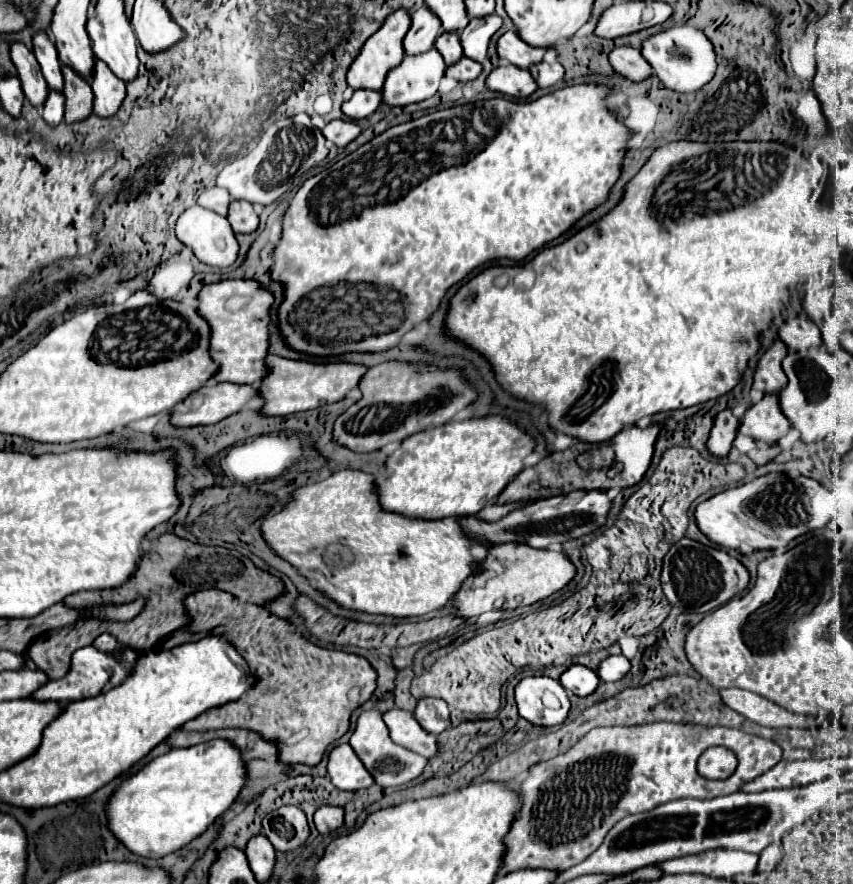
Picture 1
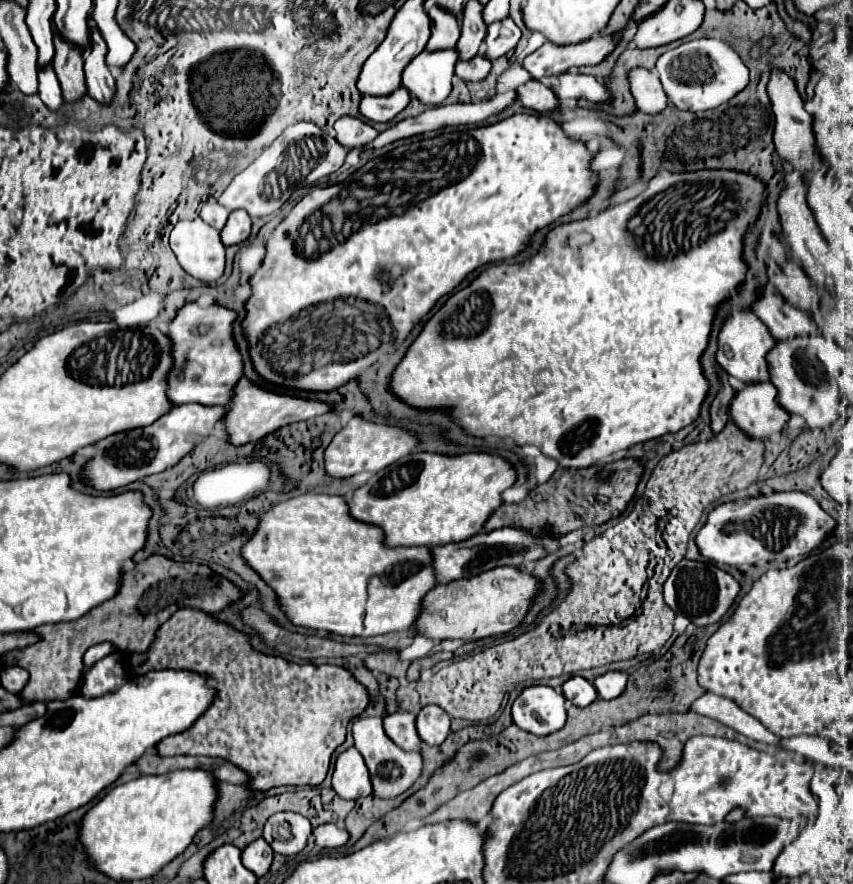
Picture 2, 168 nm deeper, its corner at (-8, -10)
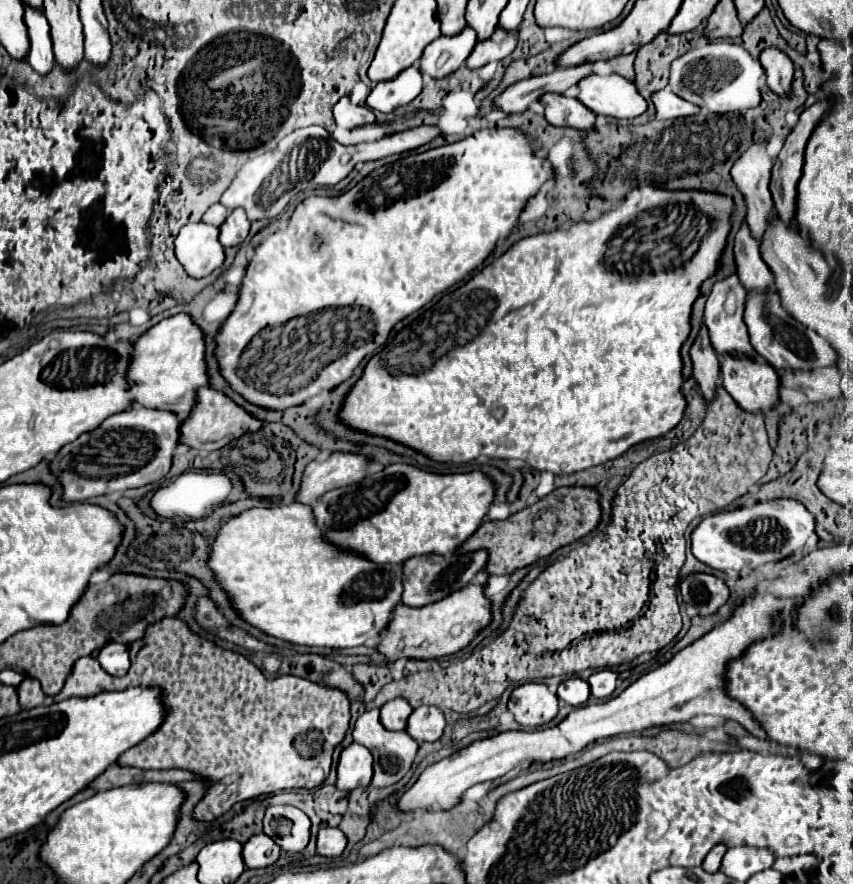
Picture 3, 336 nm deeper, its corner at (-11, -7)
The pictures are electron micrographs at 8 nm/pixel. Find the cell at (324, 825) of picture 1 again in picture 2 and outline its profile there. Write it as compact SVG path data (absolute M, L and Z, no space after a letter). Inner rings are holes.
M329 823L329 825L319 825L315 831L315 843L321 847L321 849L337 849L337 847L343 847L349 839L349 833L345 829L339 829L337 825Z

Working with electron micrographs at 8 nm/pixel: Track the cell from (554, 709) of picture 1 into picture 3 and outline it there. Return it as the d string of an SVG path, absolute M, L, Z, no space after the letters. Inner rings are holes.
M528 682L528 684L522 684L522 686L518 686L518 688L512 690L512 696L508 700L508 710L514 714L514 720L520 726L538 728L538 726L548 724L552 718L556 718L556 714L558 714L558 696L552 694L546 684Z

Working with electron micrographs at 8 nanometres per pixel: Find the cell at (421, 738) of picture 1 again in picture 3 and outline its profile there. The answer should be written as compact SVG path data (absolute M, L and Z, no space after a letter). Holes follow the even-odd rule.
M396 698L380 708L380 722L386 730L404 732L410 714L412 714L412 706L404 698Z

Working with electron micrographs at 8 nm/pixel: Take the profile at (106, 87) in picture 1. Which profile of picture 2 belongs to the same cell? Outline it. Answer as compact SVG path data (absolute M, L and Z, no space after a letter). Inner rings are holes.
M89 25L89 33L91 33L91 49L87 49L85 53L87 93L101 103L109 103L115 93L115 79L105 63L107 43L103 41L103 35L99 33L99 29L95 29L95 25Z

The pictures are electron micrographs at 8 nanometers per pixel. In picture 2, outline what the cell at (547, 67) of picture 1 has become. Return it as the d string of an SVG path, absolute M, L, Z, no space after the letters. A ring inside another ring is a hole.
M563 73L559 75L559 87L555 87L555 95L561 105L574 108L579 99L589 99L595 103L609 103L613 99L607 85L583 73Z

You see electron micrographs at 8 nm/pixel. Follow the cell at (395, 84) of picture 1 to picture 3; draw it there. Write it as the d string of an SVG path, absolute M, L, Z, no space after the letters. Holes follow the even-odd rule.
M468 26L456 36L440 36L424 48L424 54L420 58L420 72L432 76L434 80L446 78L464 64L474 46L474 30L470 30Z

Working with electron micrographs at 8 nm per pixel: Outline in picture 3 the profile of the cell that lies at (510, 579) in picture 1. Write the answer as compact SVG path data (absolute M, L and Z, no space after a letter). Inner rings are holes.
M486 582L470 584L438 602L420 608L398 604L394 610L394 618L390 620L388 634L380 640L378 650L386 654L388 662L394 662L406 656L422 660L440 658L466 648L478 636L478 632L492 622L492 600L486 598L484 590Z

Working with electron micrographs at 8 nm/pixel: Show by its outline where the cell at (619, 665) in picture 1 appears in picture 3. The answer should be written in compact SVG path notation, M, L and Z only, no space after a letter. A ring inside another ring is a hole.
M600 670L600 672L592 674L588 678L592 696L594 698L608 698L616 688L616 680L618 680L618 672L614 672L614 670Z

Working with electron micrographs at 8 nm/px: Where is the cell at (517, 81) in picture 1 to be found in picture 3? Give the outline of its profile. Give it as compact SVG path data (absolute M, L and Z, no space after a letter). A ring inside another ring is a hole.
M542 94L540 104L544 106L544 116L552 126L566 126L578 130L594 128L596 114L590 112L574 98L566 98L564 94Z

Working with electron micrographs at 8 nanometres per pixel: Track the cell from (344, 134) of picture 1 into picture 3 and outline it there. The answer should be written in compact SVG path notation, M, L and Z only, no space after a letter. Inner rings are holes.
M340 98L340 102L334 106L334 120L336 120L336 114L338 114L340 126L342 126L342 128L348 128L348 130L366 126L366 124L374 124L374 114L372 114L372 110L362 108L362 106L354 106L354 104L352 104L350 100L346 100L346 98Z

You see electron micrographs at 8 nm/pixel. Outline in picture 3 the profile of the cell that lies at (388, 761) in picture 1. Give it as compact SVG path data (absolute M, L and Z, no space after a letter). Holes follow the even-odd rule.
M370 708L366 710L354 724L352 736L354 742L366 746L370 750L370 754L374 756L374 778L370 782L370 786L374 788L386 788L386 786L394 786L396 782L400 782L406 772L410 770L416 752L418 752L418 744L414 738L410 738L406 732L390 732L380 724L380 710L378 708Z

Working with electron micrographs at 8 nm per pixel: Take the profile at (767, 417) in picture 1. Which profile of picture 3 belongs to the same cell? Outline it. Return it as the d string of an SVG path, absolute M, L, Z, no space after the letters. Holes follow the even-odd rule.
M722 358L722 386L746 412L770 410L780 400L780 376L766 362Z

